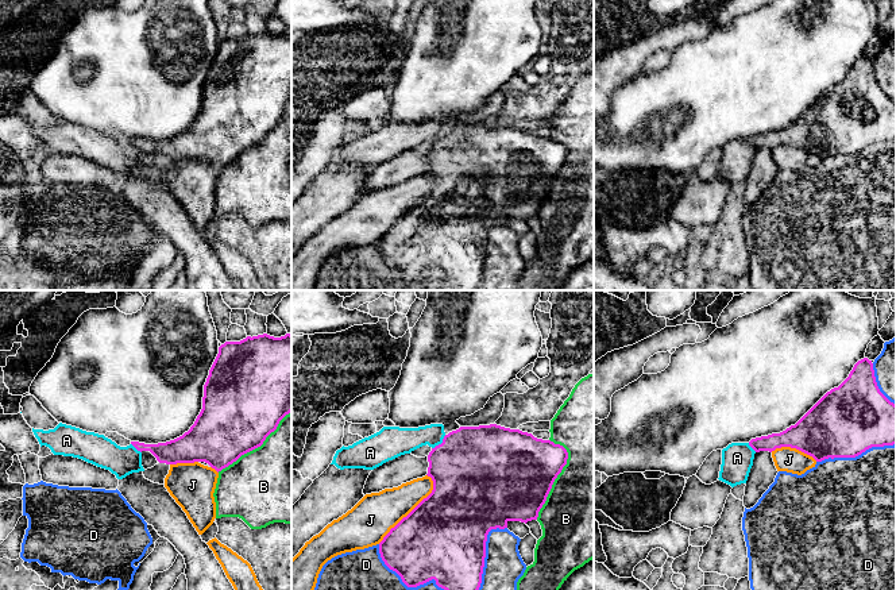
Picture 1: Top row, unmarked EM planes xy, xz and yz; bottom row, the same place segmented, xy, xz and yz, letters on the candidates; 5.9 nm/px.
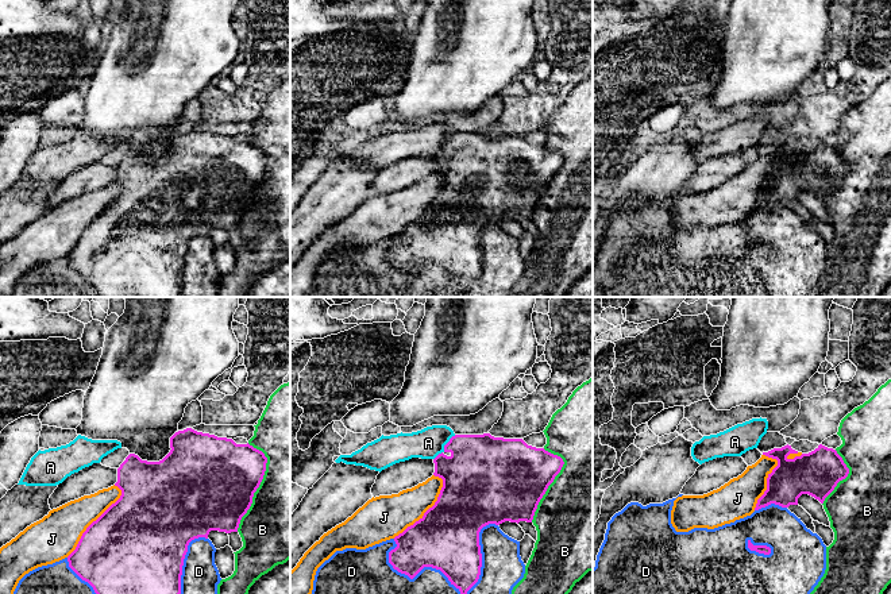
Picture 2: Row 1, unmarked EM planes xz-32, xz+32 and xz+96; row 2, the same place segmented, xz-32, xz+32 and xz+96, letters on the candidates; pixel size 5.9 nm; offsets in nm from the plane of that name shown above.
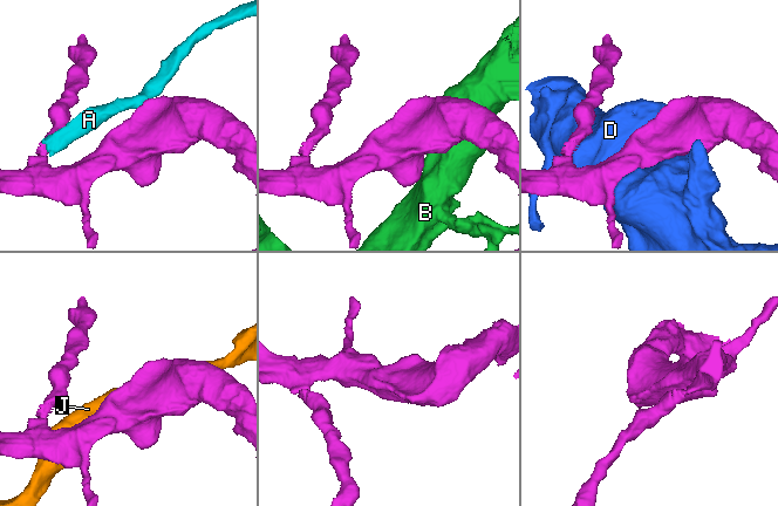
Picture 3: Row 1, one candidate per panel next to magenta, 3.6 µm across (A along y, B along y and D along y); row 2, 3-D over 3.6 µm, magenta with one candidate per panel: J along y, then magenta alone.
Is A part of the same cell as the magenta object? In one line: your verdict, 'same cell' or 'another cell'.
another cell

